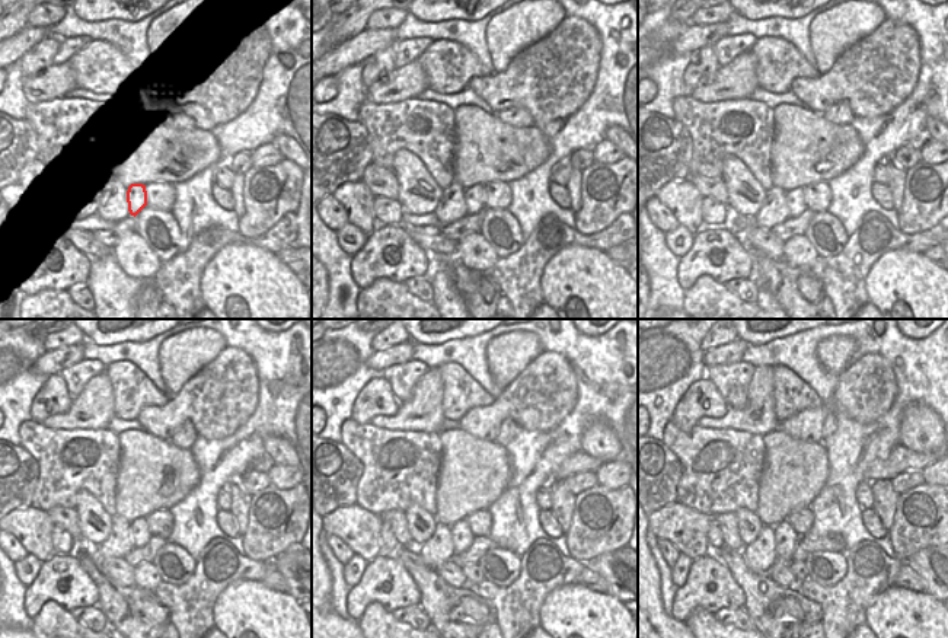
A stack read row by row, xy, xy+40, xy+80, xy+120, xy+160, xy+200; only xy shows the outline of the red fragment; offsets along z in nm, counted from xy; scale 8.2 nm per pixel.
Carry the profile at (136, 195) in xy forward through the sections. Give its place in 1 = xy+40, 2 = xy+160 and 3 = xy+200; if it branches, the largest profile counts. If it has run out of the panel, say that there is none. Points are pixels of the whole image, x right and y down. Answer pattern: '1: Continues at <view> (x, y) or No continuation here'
1: Continues at xy+40 (474, 197)
2: Continues at xy+160 (460, 532)
3: Continues at xy+200 (787, 539).

